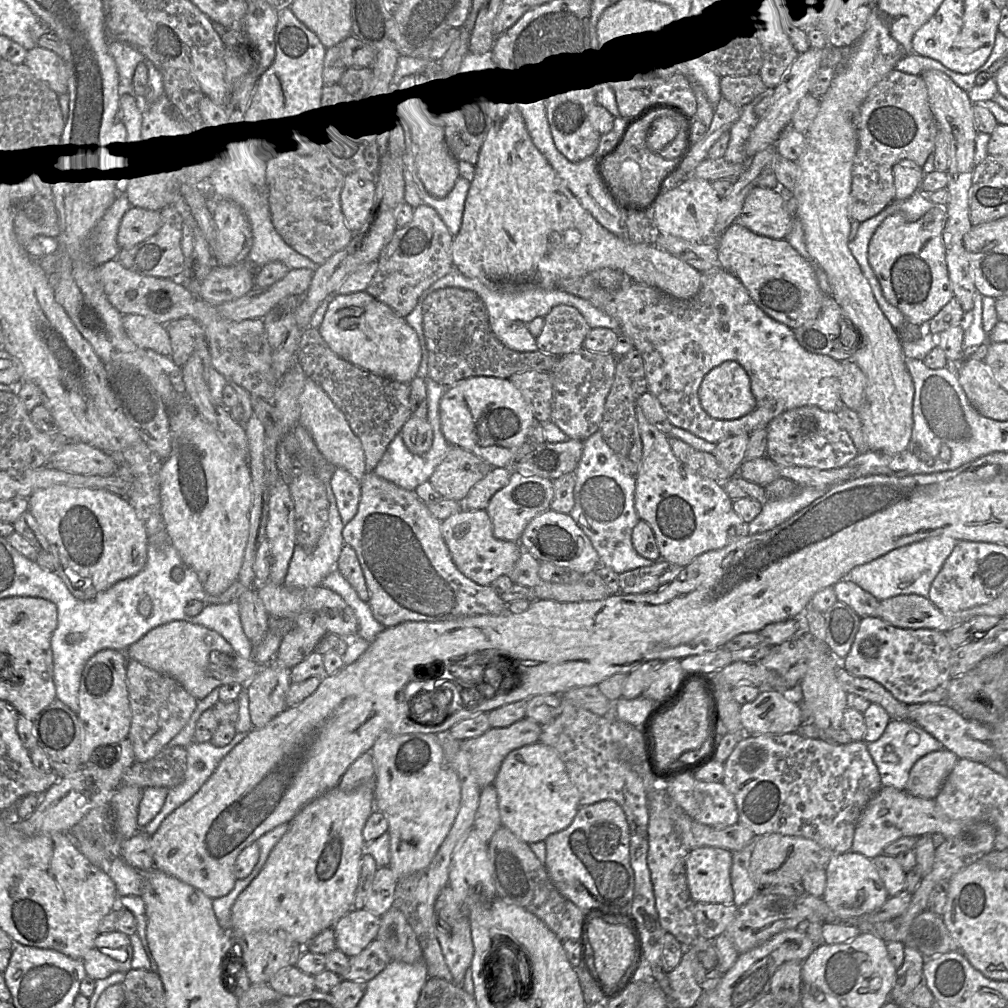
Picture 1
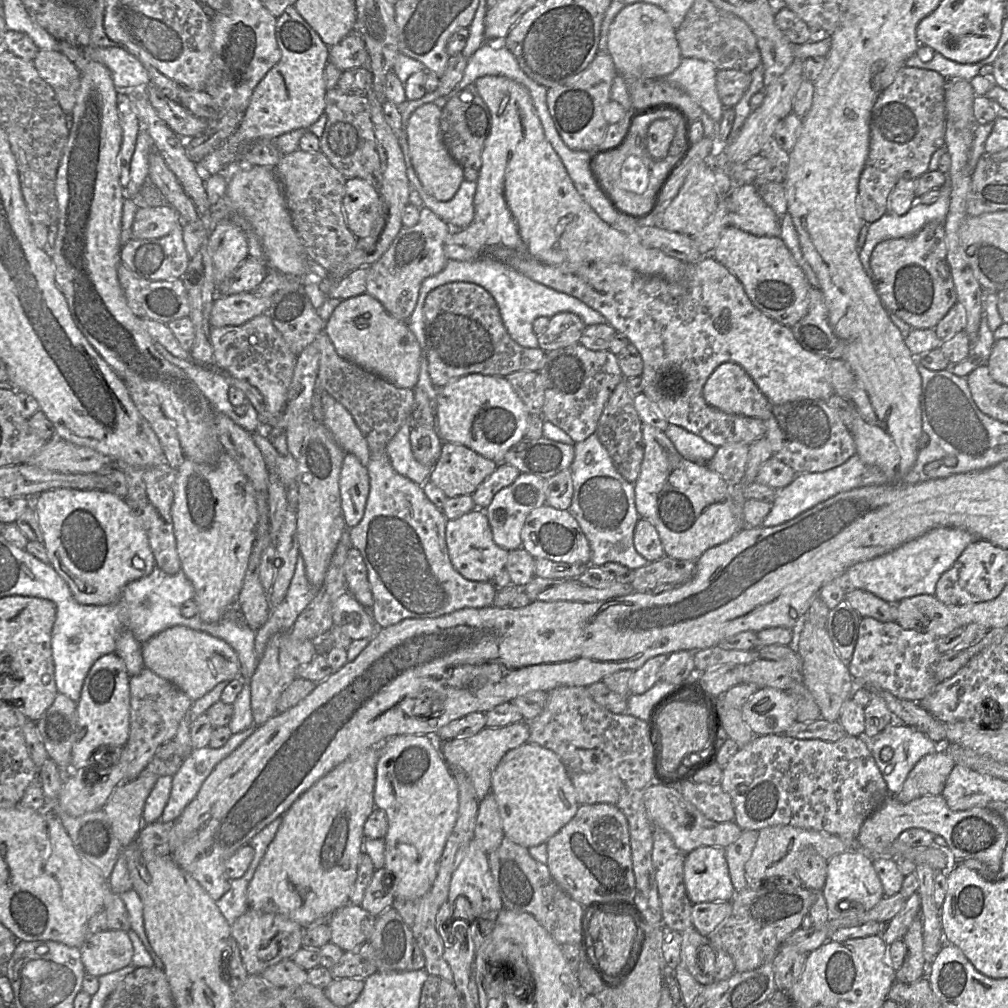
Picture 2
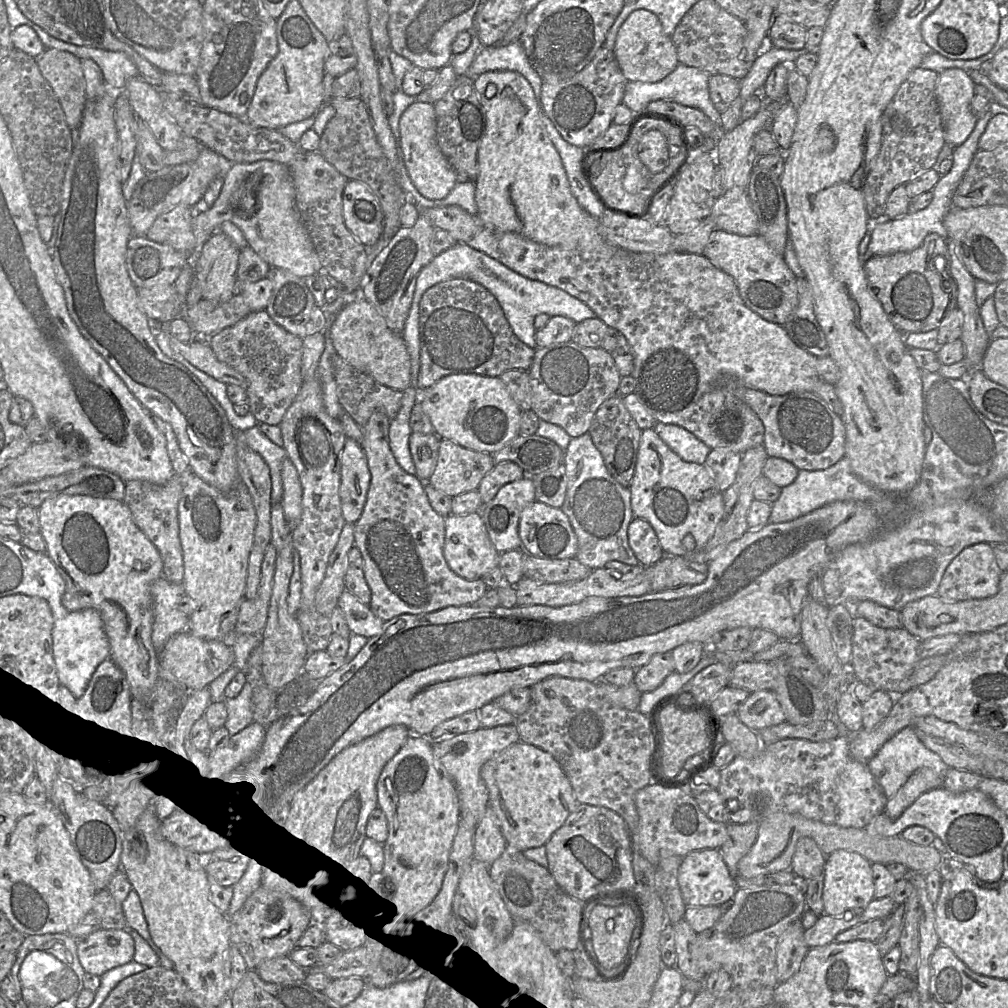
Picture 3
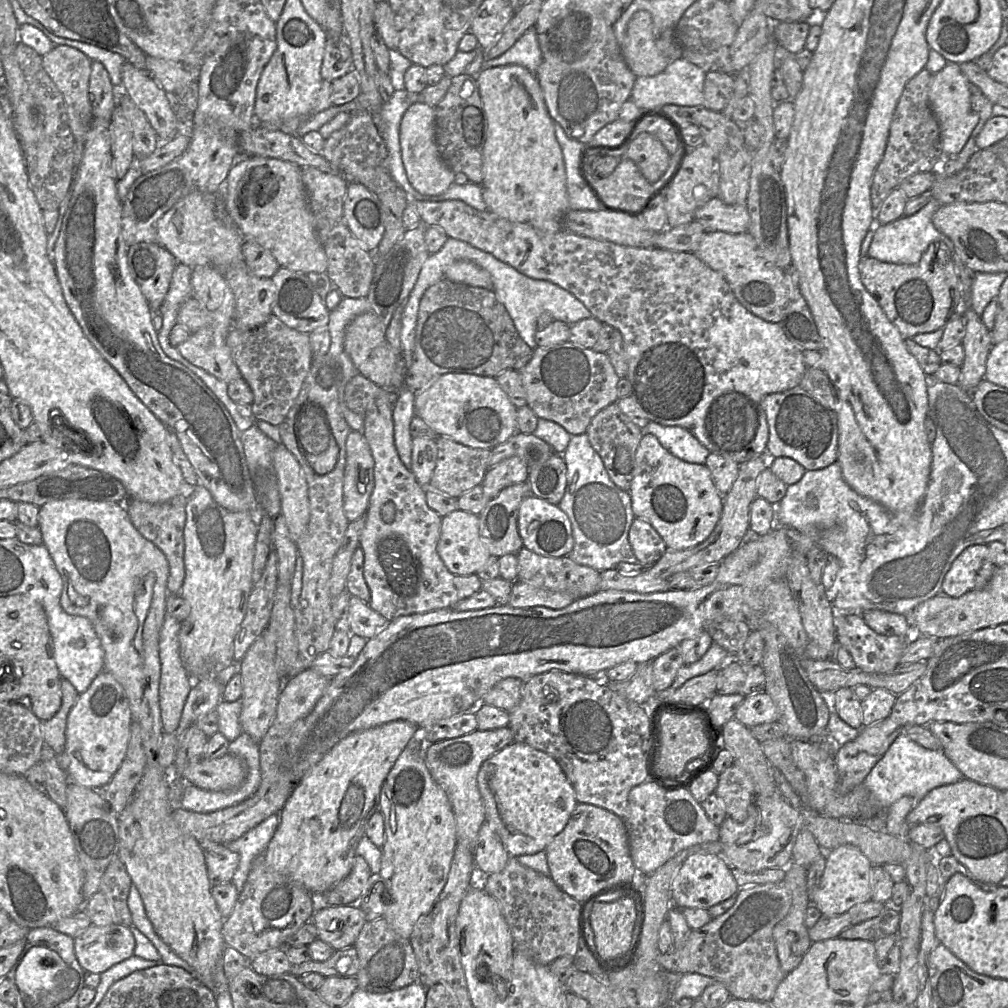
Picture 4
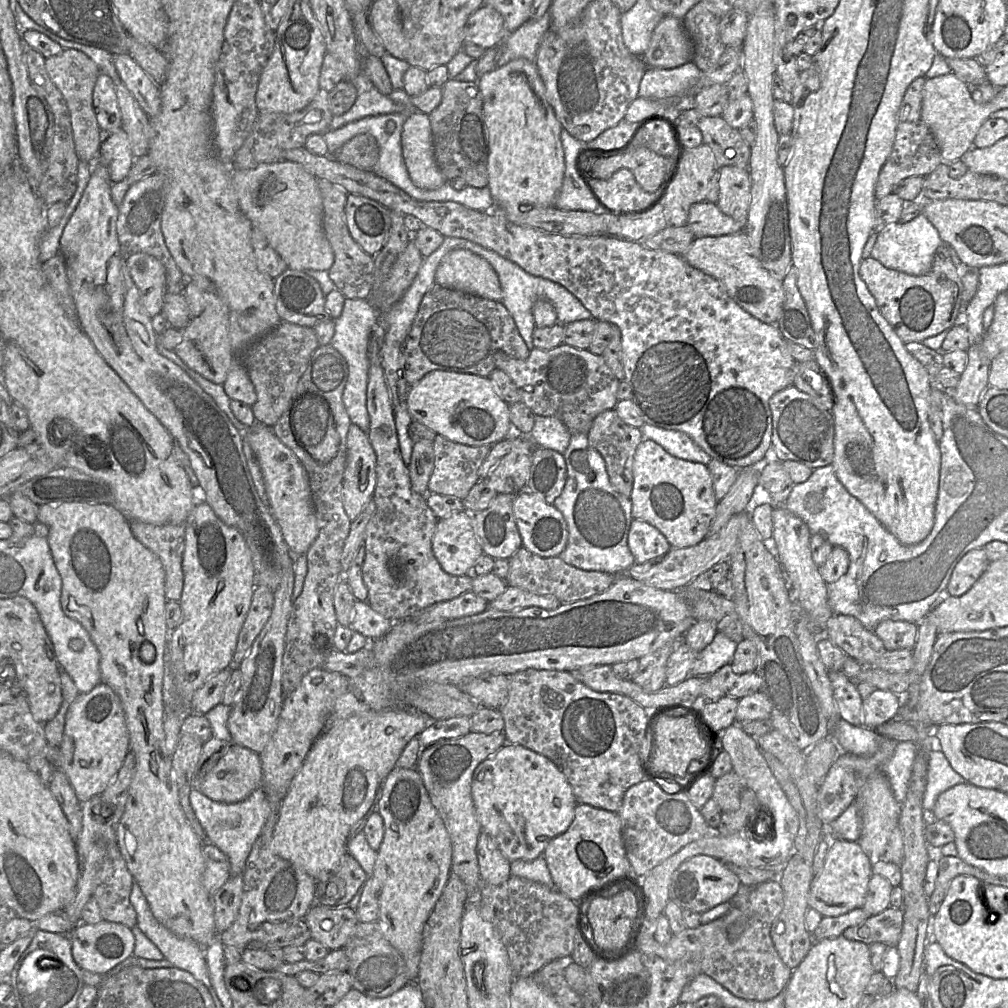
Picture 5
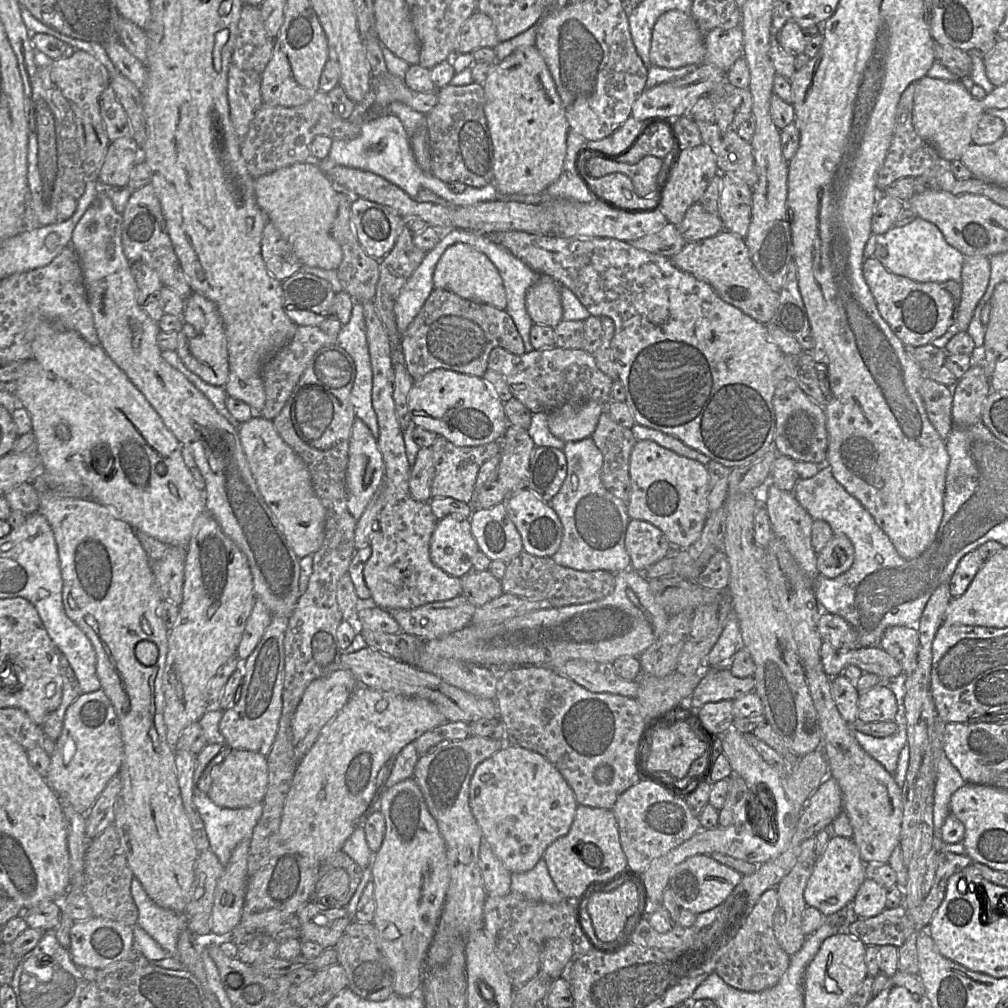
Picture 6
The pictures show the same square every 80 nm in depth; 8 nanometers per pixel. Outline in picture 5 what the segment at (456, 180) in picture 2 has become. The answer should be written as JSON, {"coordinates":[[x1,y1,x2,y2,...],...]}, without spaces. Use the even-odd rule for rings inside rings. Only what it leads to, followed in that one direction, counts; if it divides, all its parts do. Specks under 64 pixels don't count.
{"coordinates":[[420,111,410,113,403,124,402,154,415,186,435,190,448,181,439,170,432,144,429,116]]}

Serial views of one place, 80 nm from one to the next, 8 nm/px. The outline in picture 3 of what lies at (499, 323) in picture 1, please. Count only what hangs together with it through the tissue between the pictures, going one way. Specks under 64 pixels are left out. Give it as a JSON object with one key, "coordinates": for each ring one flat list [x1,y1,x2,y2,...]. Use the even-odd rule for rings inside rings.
{"coordinates":[[455,243,421,269,417,276,416,287,408,317,402,332,411,361,411,385,417,386,420,370,420,301,427,289,454,278,469,279,488,289,498,300,515,335,527,346,538,348,535,341,536,329,534,319,539,314,565,316,575,323,597,317,594,311,584,302,568,294,566,291,546,283,526,278,511,270,498,260,463,243]]}

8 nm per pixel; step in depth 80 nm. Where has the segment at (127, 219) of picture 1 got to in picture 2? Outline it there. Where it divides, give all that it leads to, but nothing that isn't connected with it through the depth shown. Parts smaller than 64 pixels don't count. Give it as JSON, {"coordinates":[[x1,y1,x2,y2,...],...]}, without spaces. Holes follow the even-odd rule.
{"coordinates":[[164,205,160,207,138,207,132,224,132,238,157,239,169,234,182,220,178,212]]}

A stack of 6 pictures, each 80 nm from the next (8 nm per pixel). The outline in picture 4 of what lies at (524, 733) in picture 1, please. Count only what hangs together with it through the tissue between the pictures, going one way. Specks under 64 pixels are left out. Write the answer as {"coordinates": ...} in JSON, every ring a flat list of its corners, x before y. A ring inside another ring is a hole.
{"coordinates":[[508,726,502,727,502,728,497,728,497,729,492,729,492,730,478,730,478,729,476,729,475,731,468,733,468,734,464,734,460,737,445,739,445,740,441,740,438,742,434,742,432,744,428,744,428,747,425,749,425,751,423,751,423,759,424,759,425,765,428,769,430,775,432,776,434,781,444,790,444,792,446,793,447,798,449,800,449,803,451,805,451,808,452,808,452,811,454,814,454,818,455,818,455,824,456,824,457,842,459,842,461,844,467,844,467,846,469,846,471,848,471,850,473,851,473,856,474,856,474,847,475,847,475,843,476,843,476,840,478,837,479,829,482,826,482,824,485,822,484,804,483,804,483,800,482,800,478,785,477,785,478,772,479,772,480,767,484,761,486,761,488,758,490,758,493,754,502,750,507,745,511,744,513,741,514,741,514,735,513,735,512,730]]}

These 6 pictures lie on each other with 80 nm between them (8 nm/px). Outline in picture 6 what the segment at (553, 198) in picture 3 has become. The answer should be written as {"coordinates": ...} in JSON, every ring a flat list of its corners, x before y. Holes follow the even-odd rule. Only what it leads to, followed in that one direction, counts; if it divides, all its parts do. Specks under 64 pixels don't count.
{"coordinates":[[536,46,523,47,502,61,496,61,484,81,484,112,493,145,493,183,500,196,536,194,560,176,566,157,570,130,552,75]]}

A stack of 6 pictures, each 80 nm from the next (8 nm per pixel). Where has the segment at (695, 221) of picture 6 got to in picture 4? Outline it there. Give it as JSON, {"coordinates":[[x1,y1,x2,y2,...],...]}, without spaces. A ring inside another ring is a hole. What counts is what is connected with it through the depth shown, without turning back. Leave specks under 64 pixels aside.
{"coordinates":[[716,196,696,210,694,220,699,222,706,232,738,234,748,232,750,215,746,204,728,205]]}

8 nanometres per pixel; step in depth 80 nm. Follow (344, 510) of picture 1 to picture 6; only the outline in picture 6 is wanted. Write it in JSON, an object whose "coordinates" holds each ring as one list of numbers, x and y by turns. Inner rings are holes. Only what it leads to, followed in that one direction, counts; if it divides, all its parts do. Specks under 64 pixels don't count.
{"coordinates":[[355,418,349,441,349,455,346,469,347,509,357,521,384,480,384,462,377,439,360,418]]}

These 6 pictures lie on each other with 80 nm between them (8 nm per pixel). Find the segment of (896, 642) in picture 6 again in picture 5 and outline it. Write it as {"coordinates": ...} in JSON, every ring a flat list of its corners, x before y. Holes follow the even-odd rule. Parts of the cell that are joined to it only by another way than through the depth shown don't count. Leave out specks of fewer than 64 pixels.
{"coordinates":[[881,621,873,631,886,650,913,650,918,636,918,624,907,621]]}

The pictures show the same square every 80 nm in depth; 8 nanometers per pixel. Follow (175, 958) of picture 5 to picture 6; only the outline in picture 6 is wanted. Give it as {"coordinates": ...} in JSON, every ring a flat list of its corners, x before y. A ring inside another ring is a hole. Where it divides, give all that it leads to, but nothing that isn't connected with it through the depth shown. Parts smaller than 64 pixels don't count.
{"coordinates":[[134,876,131,895,138,909,137,924,170,956,179,960,177,940,180,932,188,927,186,914,158,906]]}

